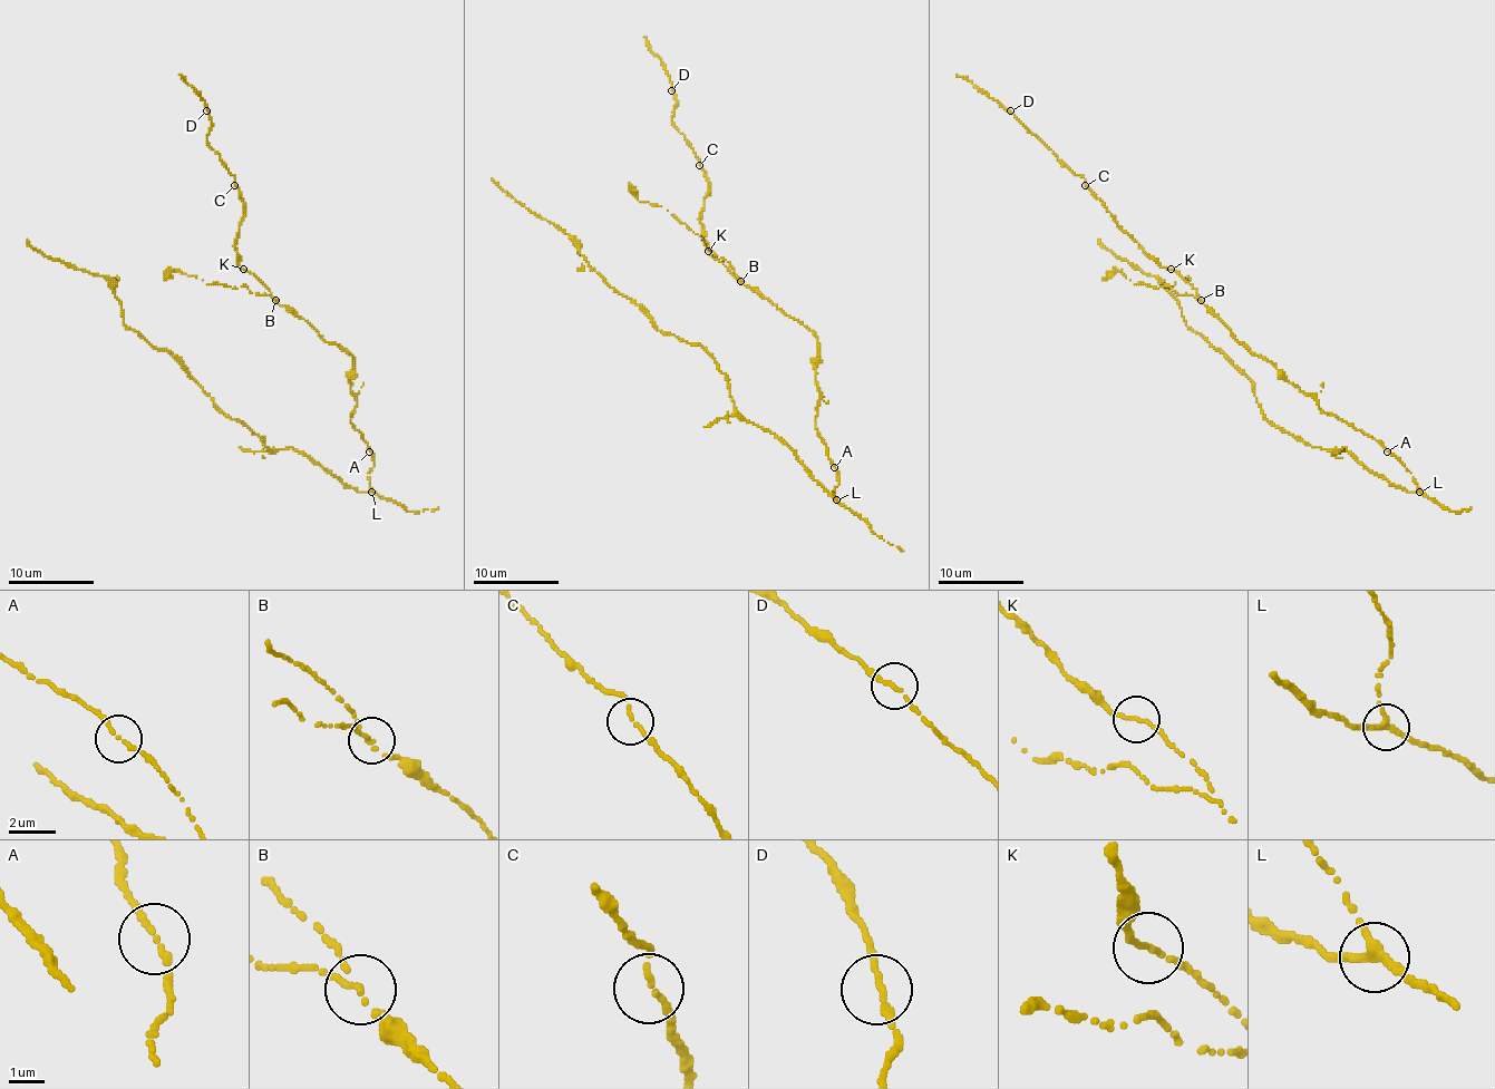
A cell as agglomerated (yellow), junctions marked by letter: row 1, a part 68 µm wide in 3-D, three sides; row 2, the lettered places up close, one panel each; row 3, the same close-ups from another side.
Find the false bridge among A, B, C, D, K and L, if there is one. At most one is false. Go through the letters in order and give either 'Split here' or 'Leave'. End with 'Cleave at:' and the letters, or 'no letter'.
A: Leave
B: Split here
C: Leave
D: Leave
K: Leave
L: Leave
Cleave at: B

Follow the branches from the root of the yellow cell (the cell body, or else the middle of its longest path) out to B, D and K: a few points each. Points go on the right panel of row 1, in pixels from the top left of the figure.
B: (1377, 440), (1324, 412), (1269, 361), (1240, 344), (1201, 299)
D: (1377, 440), (1324, 412), (1240, 344), (1196, 291), (1159, 266), (1085, 180), (1010, 110)
K: (1377, 440), (1324, 412), (1269, 361), (1240, 344), (1196, 297), (1196, 291), (1171, 269)

